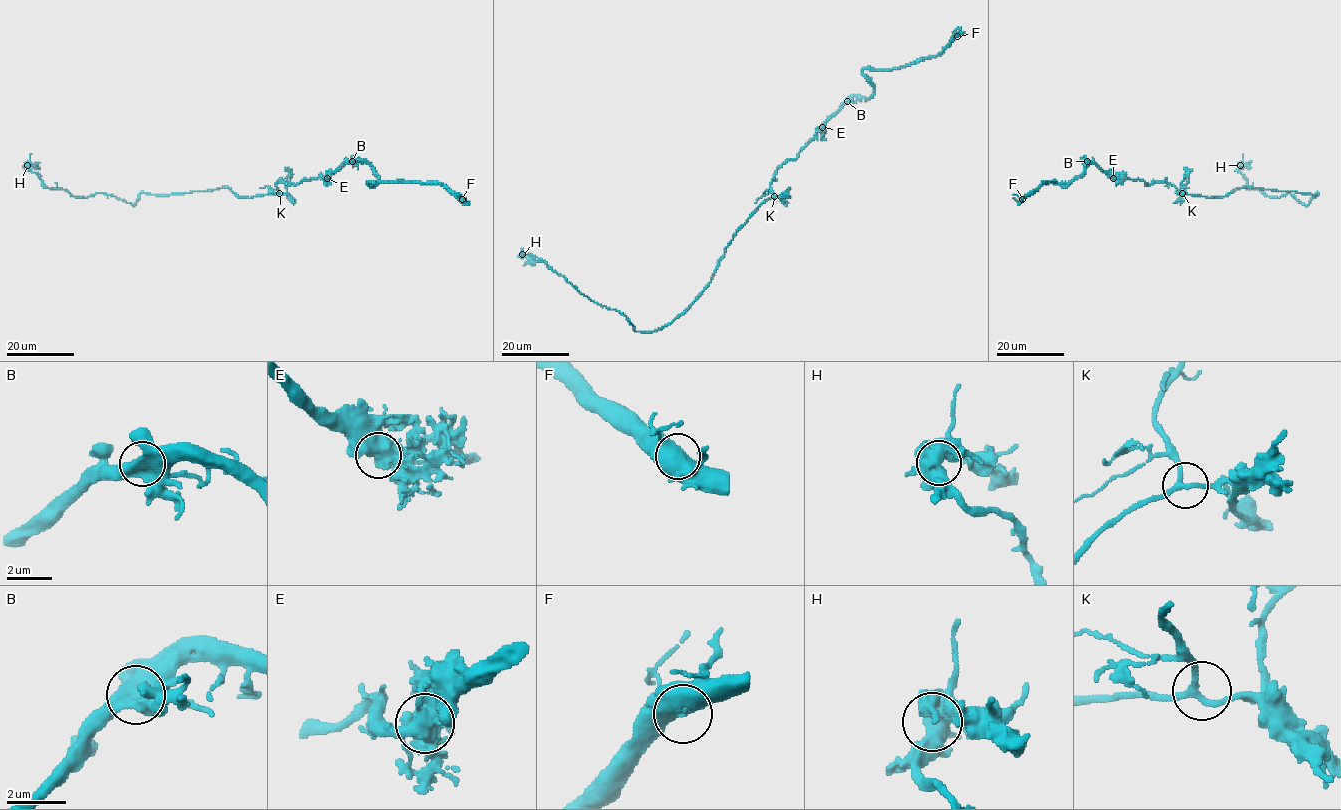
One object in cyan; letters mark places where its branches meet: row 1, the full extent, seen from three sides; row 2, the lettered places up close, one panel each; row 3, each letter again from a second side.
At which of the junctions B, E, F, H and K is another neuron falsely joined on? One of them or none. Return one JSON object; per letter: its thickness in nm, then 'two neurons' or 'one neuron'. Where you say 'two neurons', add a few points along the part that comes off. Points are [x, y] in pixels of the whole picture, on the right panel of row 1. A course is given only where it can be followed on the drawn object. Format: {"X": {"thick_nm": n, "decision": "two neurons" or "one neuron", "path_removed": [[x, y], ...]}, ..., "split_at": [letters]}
{"B": {"thick_nm": 550, "decision": "one neuron"}, "E": {"thick_nm": 550, "decision": "two neurons", "path_removed": [[1113, 178], [1212, 197], [1318, 194], [1307, 205], [1270, 197], [1247, 187], [1238, 169], [1251, 168]]}, "F": {"thick_nm": 550, "decision": "one neuron"}, "H": {"thick_nm": 550, "decision": "one neuron"}, "K": {"thick_nm": 220, "decision": "one neuron"}, "split_at": ["E"]}

